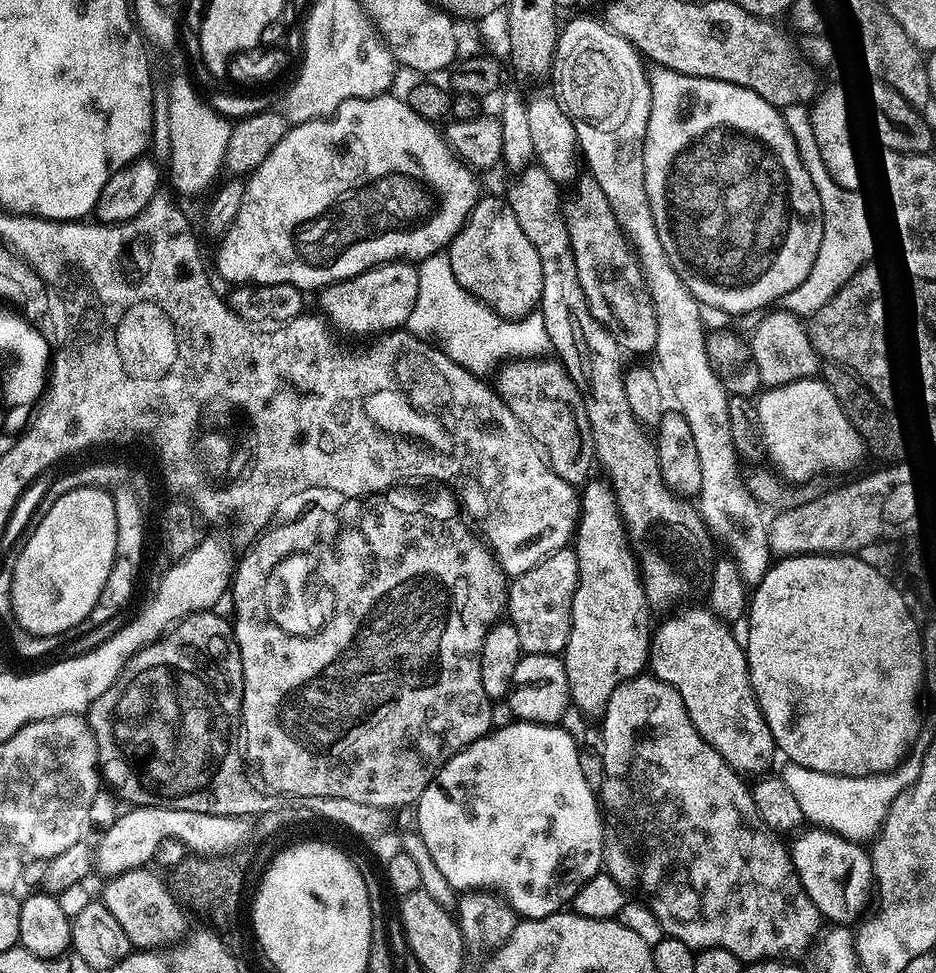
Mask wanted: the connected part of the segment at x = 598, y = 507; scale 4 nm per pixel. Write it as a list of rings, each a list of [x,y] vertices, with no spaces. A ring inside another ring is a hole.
[[[592,478],[583,485],[579,493],[580,518],[574,533],[574,547],[578,558],[578,582],[572,603],[574,615],[570,626],[570,638],[562,653],[566,678],[572,695],[571,707],[578,709],[584,717],[603,717],[610,702],[610,694],[618,690],[620,684],[632,680],[645,671],[650,660],[650,609],[644,588],[640,585],[632,551],[627,545],[624,524],[616,511],[615,496],[603,479]]]

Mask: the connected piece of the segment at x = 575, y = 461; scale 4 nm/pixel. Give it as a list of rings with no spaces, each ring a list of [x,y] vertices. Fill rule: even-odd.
[[[512,358],[499,365],[495,373],[495,395],[502,398],[502,402],[518,418],[518,422],[529,432],[540,445],[547,462],[568,484],[580,486],[593,475],[596,447],[590,430],[590,418],[586,418],[586,406],[582,394],[577,390],[576,383],[568,376],[568,371],[560,363],[559,359],[551,358]]]

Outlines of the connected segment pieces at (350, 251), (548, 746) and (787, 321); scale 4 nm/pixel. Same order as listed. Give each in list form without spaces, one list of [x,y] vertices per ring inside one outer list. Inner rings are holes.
[[[385,94],[371,96],[370,98],[353,98],[342,102],[336,111],[327,118],[311,120],[305,124],[293,124],[288,132],[266,154],[266,162],[258,166],[247,177],[244,193],[242,194],[242,206],[230,226],[230,230],[219,241],[220,249],[216,252],[216,268],[224,280],[229,280],[229,285],[238,284],[293,284],[301,290],[316,288],[323,290],[330,284],[337,284],[340,280],[348,280],[352,276],[362,274],[366,269],[373,268],[375,264],[386,264],[393,260],[405,262],[419,262],[435,252],[444,252],[452,239],[460,233],[460,227],[468,220],[472,213],[482,189],[476,185],[477,173],[469,165],[465,164],[459,156],[453,152],[447,139],[442,135],[435,123],[424,120],[405,103],[400,96]]]
[[[515,722],[478,738],[473,744],[466,746],[458,754],[454,754],[454,758],[450,758],[440,767],[436,779],[430,782],[430,786],[426,786],[426,790],[414,805],[414,811],[416,811],[414,828],[420,833],[422,842],[426,842],[426,850],[430,850],[430,858],[434,858],[438,870],[442,870],[442,875],[445,876],[446,882],[450,882],[452,889],[478,890],[484,887],[497,890],[506,897],[509,904],[515,907],[517,917],[541,920],[561,911],[562,905],[571,905],[580,888],[601,871],[606,843],[604,826],[600,822],[602,810],[598,805],[598,798],[593,787],[582,775],[580,766],[582,752],[581,749],[576,748],[579,748],[578,742],[561,726]]]
[[[769,311],[764,314],[769,314],[769,316],[761,315],[759,317],[761,320],[757,322],[756,329],[752,332],[750,360],[760,376],[760,383],[764,388],[777,388],[795,380],[815,377],[819,373],[816,371],[819,370],[820,364],[822,365],[821,357],[816,355],[815,349],[812,347],[812,341],[806,335],[802,320],[800,324],[801,317],[795,312],[779,311]]]

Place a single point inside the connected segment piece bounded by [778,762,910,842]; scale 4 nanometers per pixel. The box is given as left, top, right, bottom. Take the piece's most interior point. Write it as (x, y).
(854, 807)

